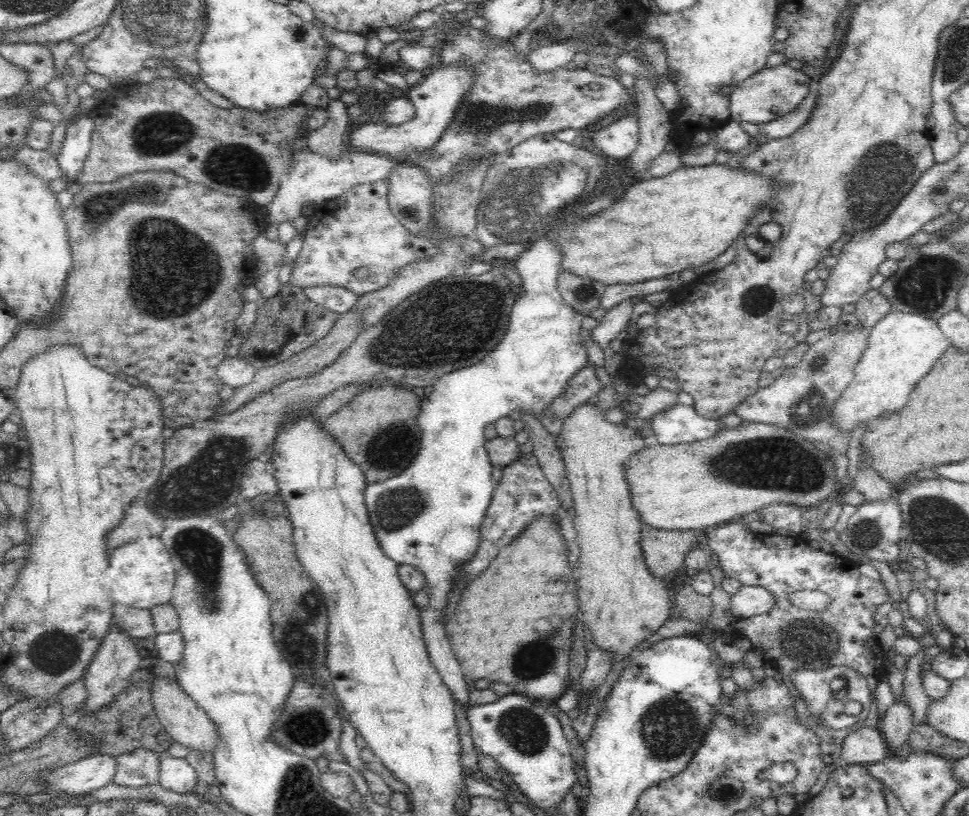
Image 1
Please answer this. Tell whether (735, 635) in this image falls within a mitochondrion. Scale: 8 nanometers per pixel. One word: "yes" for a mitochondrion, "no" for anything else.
no

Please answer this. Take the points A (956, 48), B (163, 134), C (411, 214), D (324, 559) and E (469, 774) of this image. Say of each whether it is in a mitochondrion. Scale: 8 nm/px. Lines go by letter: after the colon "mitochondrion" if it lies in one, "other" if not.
A: mitochondrion
B: mitochondrion
C: mitochondrion
D: other
E: other

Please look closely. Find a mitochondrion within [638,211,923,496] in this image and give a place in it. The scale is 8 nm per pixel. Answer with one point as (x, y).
(809, 409)

